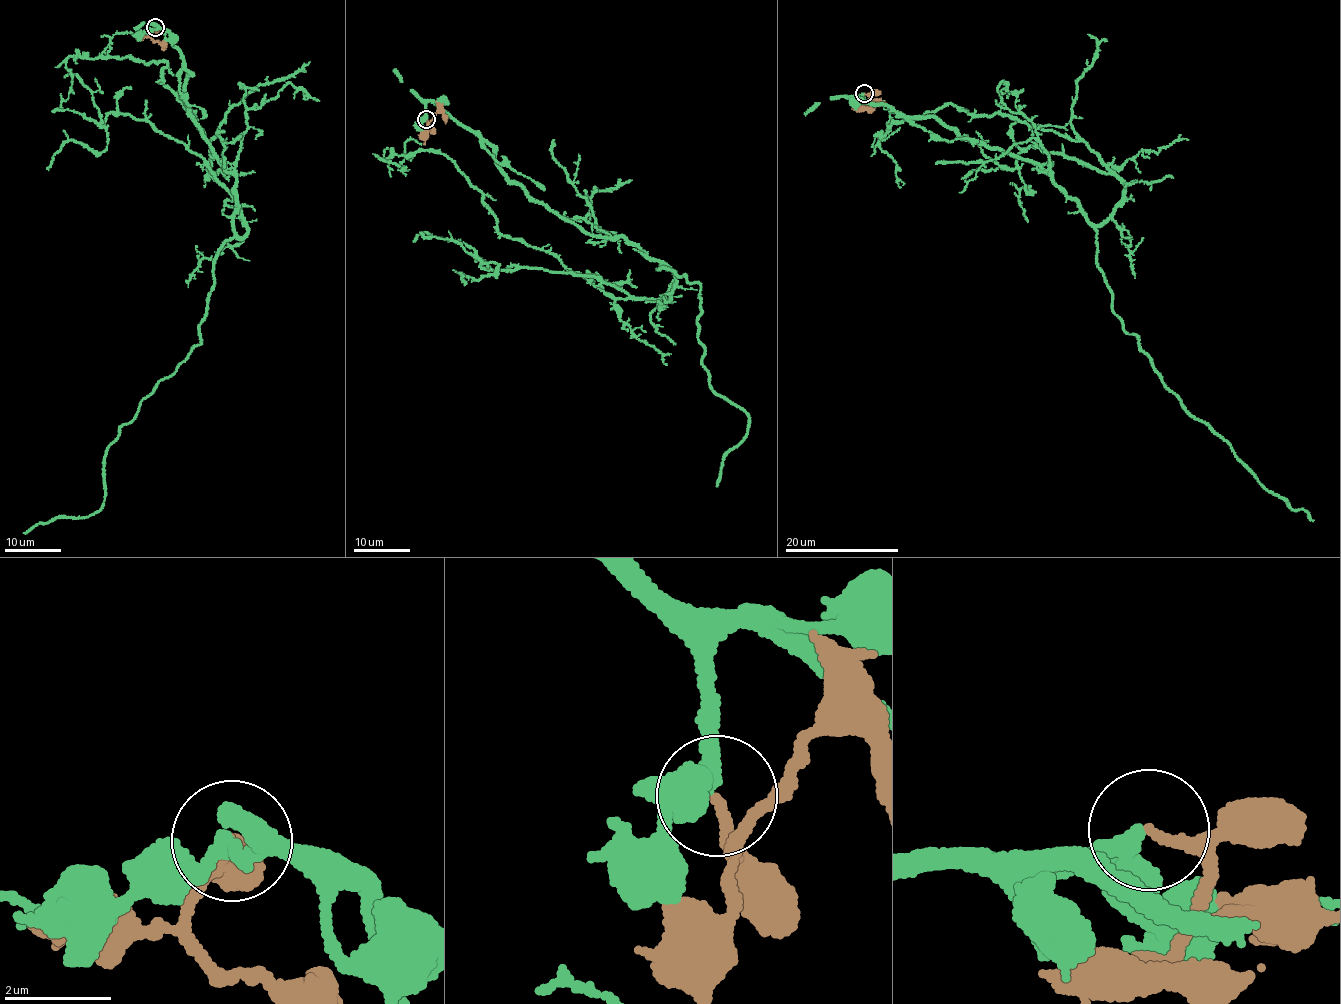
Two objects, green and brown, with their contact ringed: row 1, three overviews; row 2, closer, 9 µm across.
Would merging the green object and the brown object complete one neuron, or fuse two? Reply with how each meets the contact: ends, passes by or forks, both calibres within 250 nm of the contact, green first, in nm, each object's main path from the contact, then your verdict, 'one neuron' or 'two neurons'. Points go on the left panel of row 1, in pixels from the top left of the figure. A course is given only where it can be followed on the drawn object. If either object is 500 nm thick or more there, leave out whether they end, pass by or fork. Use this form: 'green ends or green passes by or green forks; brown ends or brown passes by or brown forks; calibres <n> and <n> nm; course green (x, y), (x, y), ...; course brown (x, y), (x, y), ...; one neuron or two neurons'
green passes by; brown ends; calibres 240 and 200 nm; course green (155, 27), (235, 178), (242, 237), (165, 61), (70, 56), (62, 107); course brown (155, 27), (150, 36), (162, 46); two neurons

